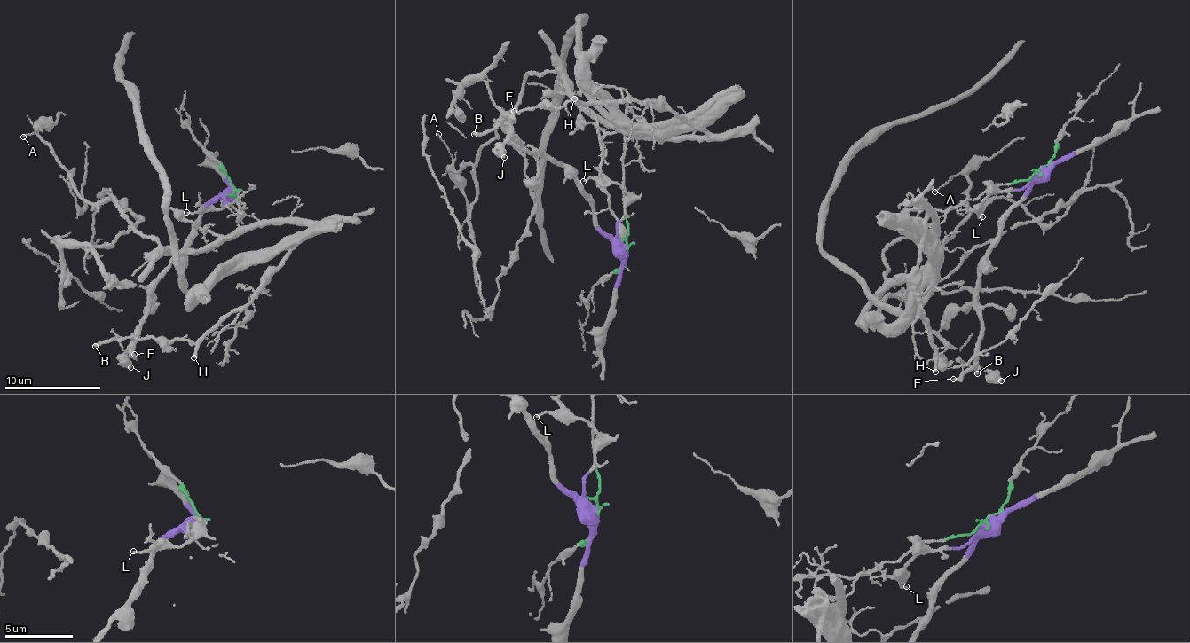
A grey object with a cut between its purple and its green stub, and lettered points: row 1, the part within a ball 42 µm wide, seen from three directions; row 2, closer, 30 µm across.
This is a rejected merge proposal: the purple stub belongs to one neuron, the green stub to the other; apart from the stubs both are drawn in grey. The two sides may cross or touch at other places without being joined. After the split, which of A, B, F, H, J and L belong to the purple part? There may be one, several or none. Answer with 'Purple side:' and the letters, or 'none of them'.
Purple side: F, J, L

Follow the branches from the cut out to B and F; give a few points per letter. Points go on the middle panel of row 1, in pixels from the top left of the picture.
B: (625, 252), (622, 116), (631, 110), (644, 135), (705, 130), (630, 100), (521, 109), (473, 134)
F: (625, 254), (598, 225), (593, 202), (562, 164), (528, 149), (517, 138), (515, 111)

